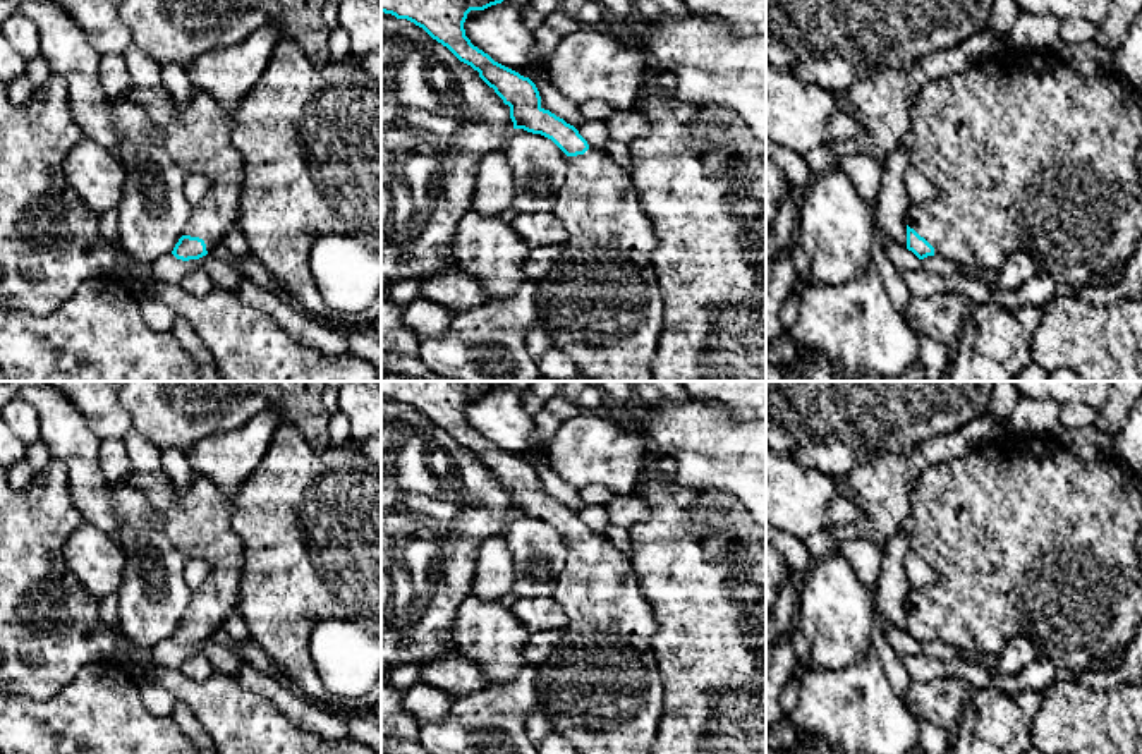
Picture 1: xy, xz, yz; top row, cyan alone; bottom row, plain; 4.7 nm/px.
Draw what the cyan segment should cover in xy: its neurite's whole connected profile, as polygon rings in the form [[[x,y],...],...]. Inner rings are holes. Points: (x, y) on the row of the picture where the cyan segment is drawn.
[[[132,84],[125,94],[148,113],[149,124],[163,132],[160,144],[170,158],[185,173],[199,173],[210,180],[210,191],[192,206],[184,235],[172,251],[182,261],[199,259],[239,223],[244,158],[230,139],[234,112],[225,112],[199,88],[194,88],[182,113],[163,84]]]

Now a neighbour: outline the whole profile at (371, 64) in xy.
[[[381,46],[361,58],[354,58],[349,52],[345,60],[357,64],[366,74],[381,81]]]

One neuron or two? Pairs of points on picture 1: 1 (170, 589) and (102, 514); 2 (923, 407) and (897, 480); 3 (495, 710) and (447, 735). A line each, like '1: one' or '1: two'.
1: two
2: two
3: one

